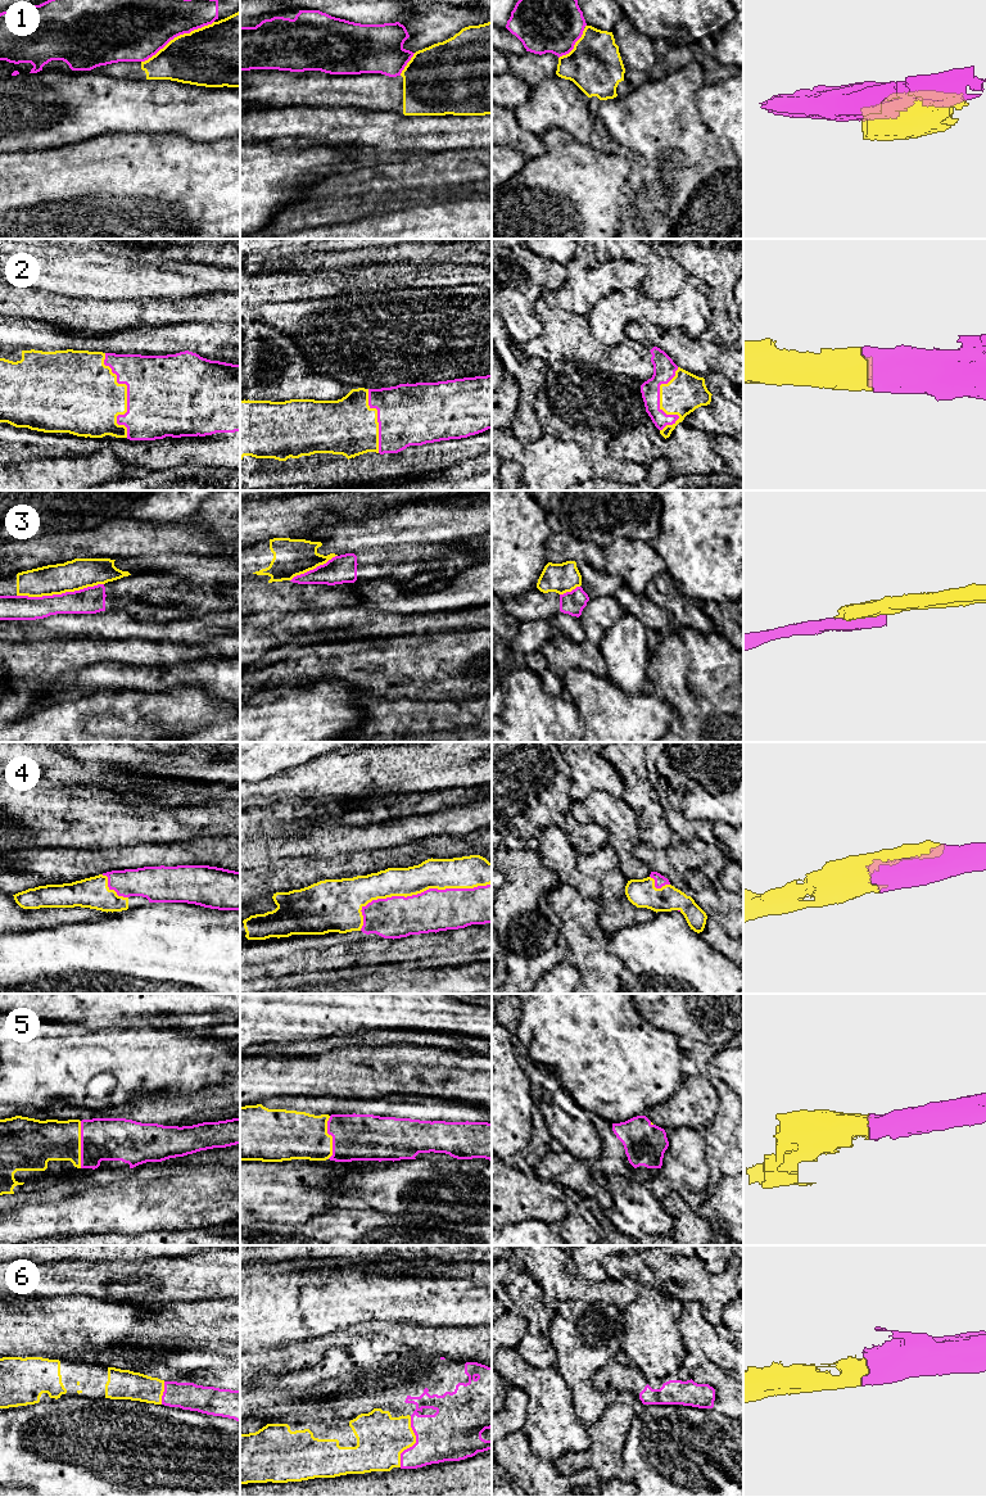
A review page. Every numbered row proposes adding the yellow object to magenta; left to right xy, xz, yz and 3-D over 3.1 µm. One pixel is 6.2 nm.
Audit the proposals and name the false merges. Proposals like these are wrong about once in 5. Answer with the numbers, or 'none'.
1, 3

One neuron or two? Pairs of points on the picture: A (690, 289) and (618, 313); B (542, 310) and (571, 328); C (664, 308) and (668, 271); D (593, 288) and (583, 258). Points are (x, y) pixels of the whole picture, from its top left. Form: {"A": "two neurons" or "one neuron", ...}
{"A": "one neuron", "B": "one neuron", "C": "two neurons", "D": "one neuron"}

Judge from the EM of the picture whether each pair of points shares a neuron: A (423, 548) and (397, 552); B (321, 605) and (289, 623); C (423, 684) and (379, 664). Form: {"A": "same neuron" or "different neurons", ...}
{"A": "same neuron", "B": "different neurons", "C": "same neuron"}

